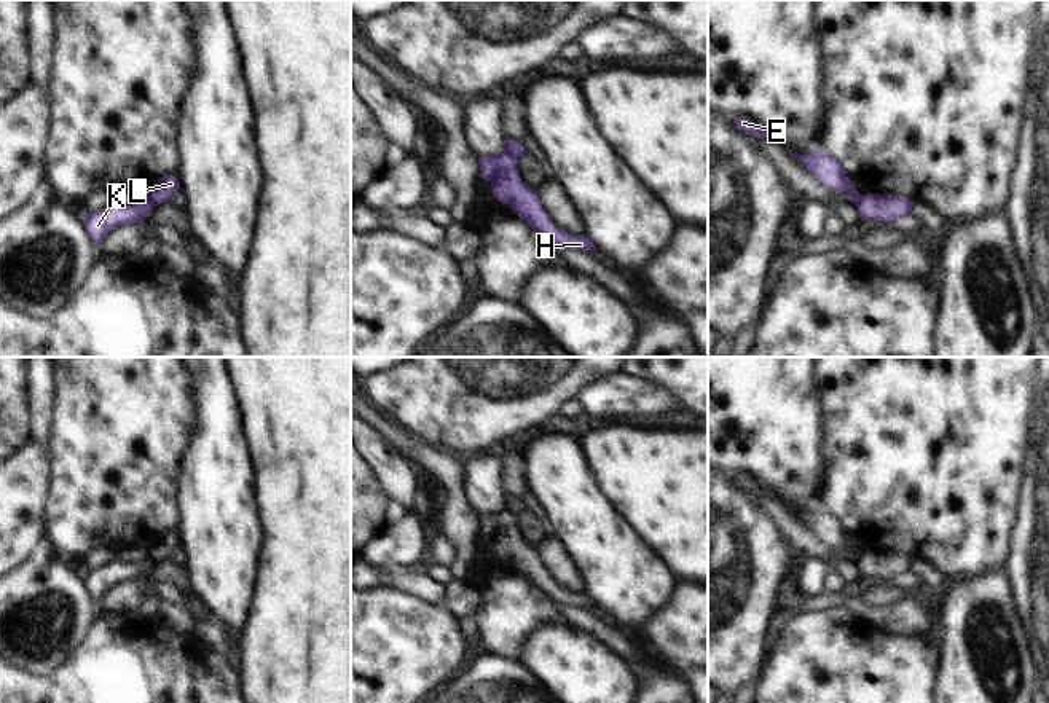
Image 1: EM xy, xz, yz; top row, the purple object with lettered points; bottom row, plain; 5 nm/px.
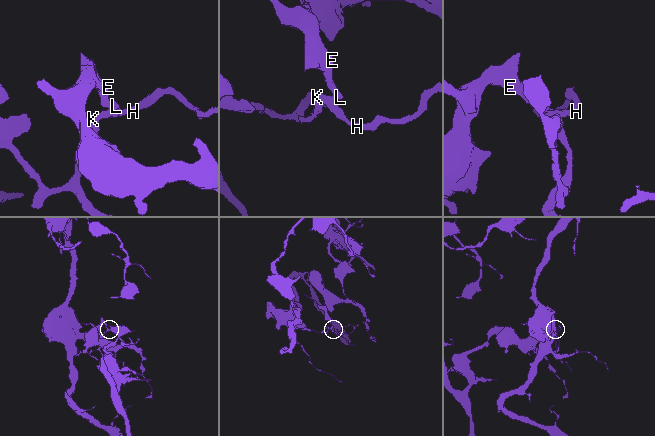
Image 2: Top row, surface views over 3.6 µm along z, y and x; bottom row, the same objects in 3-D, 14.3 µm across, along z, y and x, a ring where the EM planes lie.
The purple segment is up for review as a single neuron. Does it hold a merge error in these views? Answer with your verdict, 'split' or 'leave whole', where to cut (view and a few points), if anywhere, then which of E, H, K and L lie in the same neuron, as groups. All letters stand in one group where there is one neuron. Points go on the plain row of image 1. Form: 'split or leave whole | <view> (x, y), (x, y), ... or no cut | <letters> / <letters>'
split | xz (501, 506), (515, 517) | E L / H K

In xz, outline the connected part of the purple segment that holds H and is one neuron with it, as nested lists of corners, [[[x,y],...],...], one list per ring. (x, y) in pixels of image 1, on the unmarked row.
[[[499,507],[493,512],[480,513],[478,523],[478,534],[491,540],[493,552],[501,560],[509,561],[513,571],[542,590],[552,601],[576,609],[598,607],[585,591],[566,590],[550,579],[536,547],[523,540],[517,516],[507,509]]]

